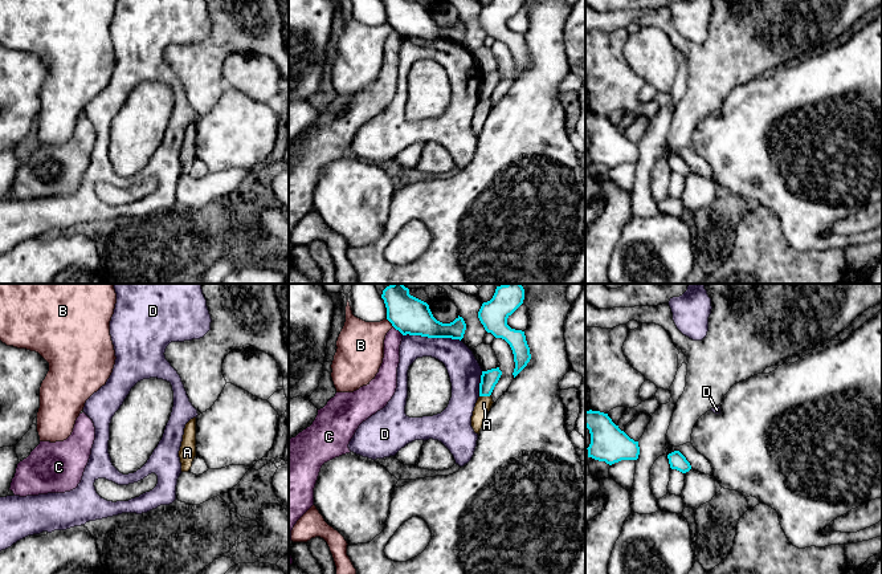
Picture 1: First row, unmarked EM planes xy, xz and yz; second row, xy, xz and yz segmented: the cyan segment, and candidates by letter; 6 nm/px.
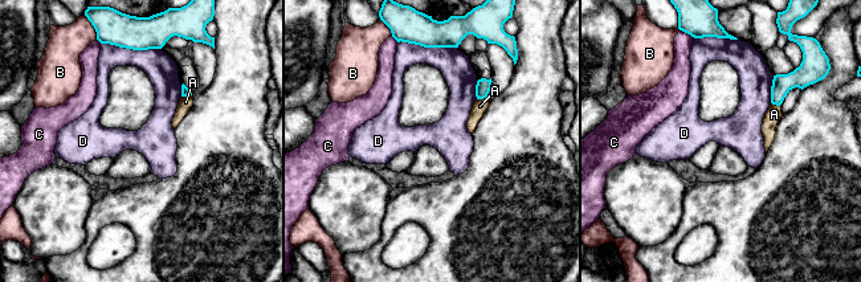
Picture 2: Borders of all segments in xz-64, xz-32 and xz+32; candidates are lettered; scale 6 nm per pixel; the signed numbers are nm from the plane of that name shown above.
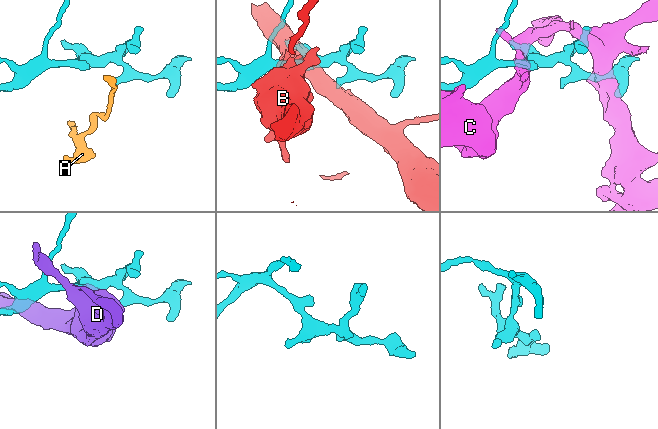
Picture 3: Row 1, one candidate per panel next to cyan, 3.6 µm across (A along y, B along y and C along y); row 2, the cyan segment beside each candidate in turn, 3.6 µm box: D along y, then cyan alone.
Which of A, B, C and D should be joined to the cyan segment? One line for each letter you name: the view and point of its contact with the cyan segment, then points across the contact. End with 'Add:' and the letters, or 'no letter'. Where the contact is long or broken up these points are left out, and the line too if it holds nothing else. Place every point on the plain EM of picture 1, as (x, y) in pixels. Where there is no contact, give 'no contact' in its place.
Add: no letter

